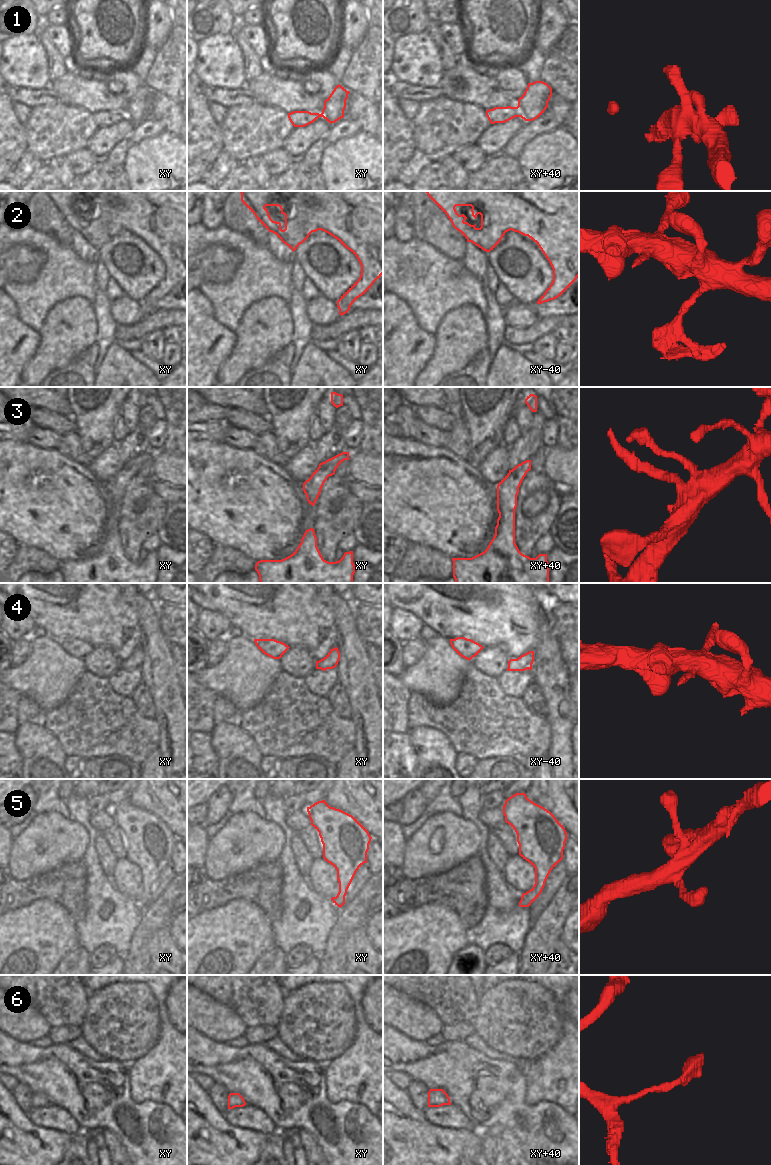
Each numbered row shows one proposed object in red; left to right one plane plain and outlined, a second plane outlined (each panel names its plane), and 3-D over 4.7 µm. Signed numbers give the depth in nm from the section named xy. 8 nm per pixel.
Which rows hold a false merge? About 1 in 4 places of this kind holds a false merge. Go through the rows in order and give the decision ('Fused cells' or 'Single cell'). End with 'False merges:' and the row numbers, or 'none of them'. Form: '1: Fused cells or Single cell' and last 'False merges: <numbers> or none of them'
1: Single cell
2: Fused cells
3: Fused cells
4: Single cell
5: Single cell
6: Single cell
False merges: 2, 3.

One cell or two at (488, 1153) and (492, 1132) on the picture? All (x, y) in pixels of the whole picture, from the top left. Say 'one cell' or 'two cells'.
one cell

